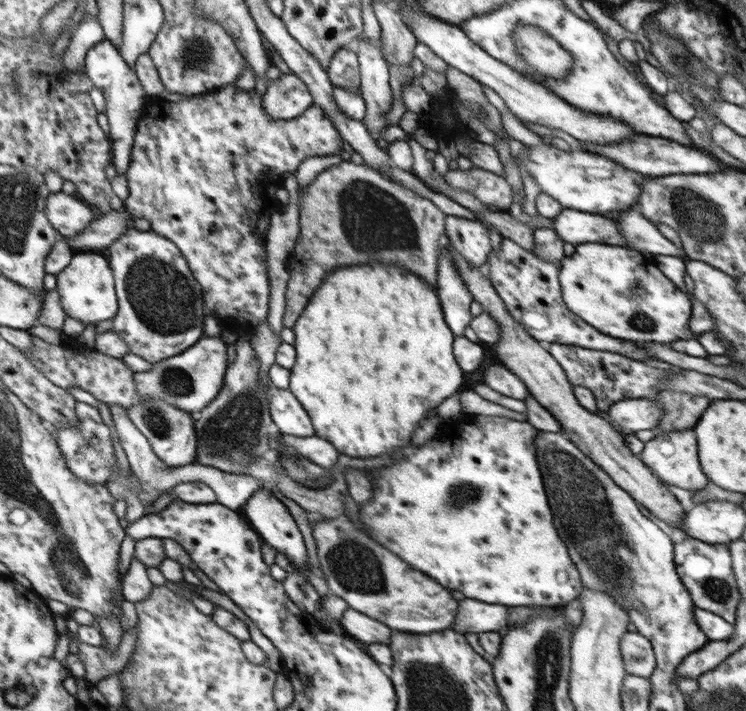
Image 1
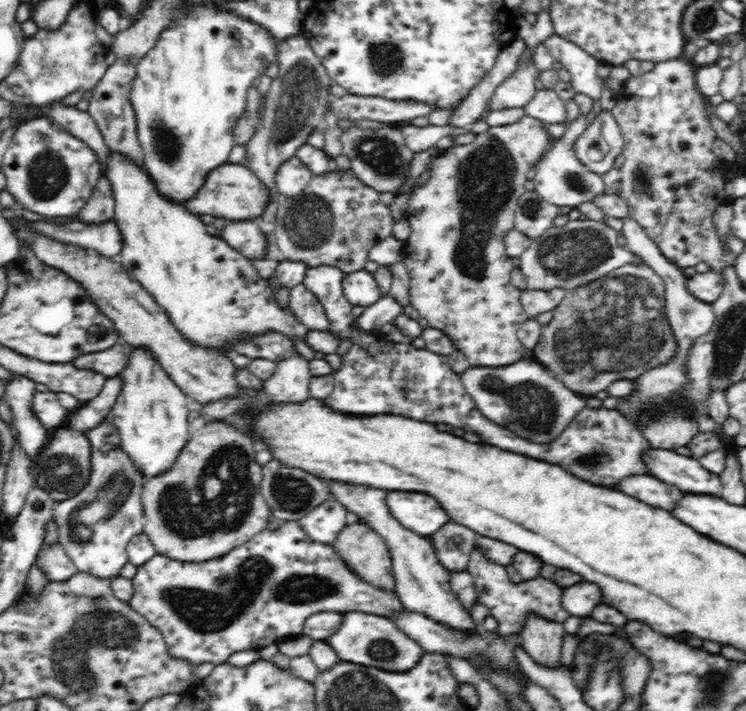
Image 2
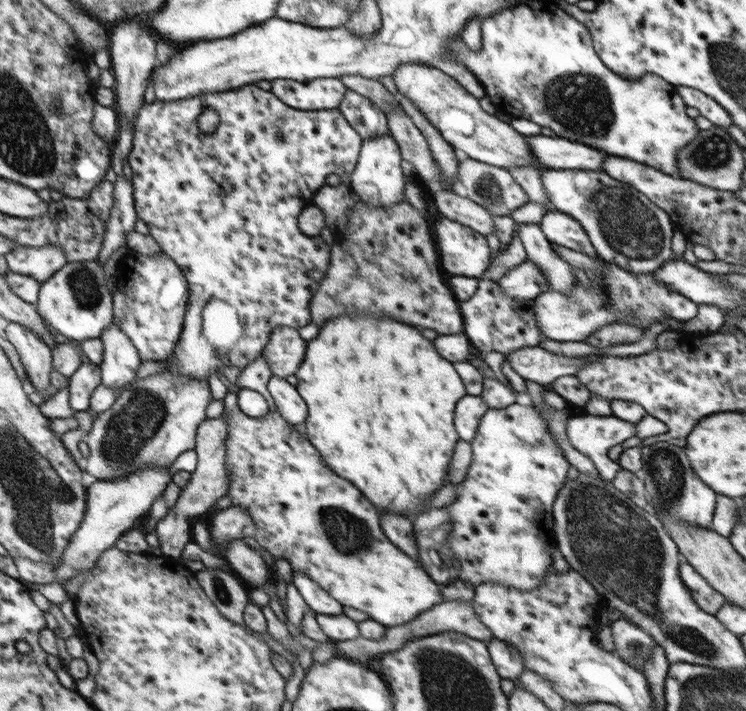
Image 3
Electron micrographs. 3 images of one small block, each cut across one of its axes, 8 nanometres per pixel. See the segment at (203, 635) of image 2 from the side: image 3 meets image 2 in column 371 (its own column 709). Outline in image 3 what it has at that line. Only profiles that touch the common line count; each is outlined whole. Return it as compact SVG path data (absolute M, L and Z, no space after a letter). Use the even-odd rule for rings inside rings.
M684 562L679 567L679 571L684 585L690 589L694 601L704 612L715 615L720 607L727 602L724 595L712 588L712 585L708 584L708 581L700 576L700 573L696 572L690 564Z

